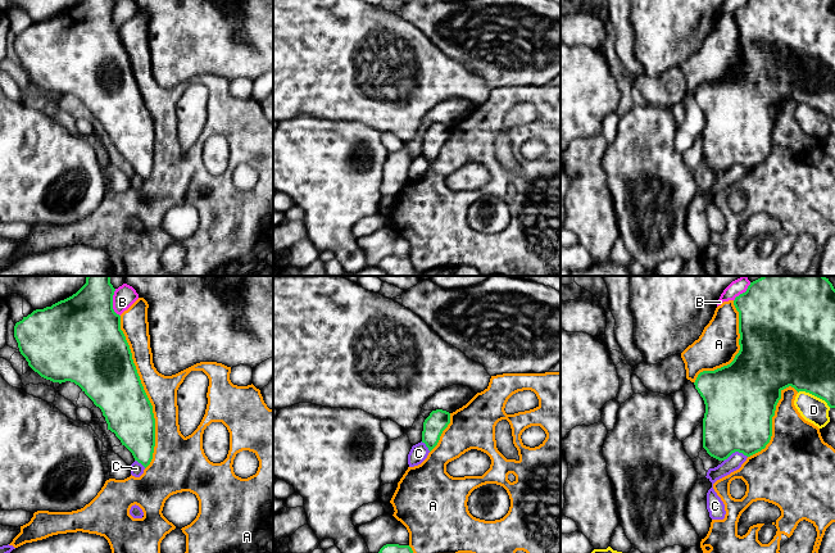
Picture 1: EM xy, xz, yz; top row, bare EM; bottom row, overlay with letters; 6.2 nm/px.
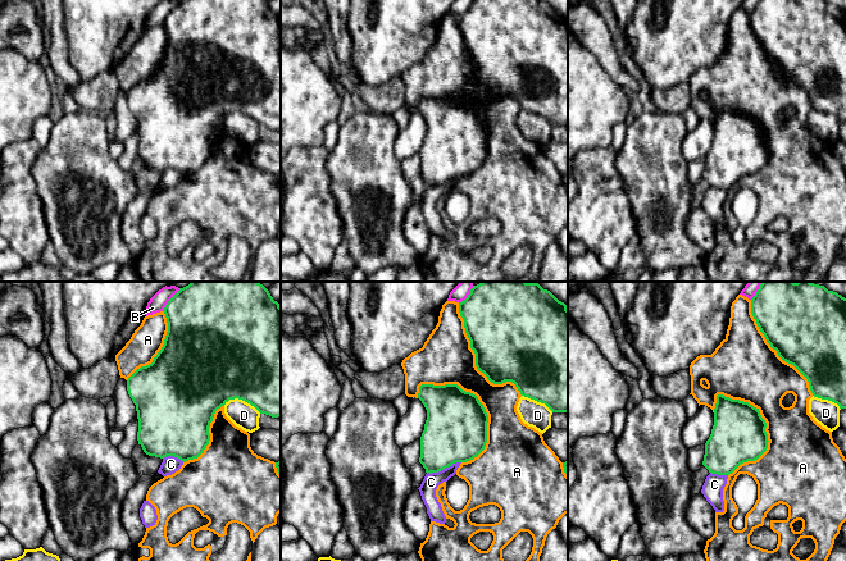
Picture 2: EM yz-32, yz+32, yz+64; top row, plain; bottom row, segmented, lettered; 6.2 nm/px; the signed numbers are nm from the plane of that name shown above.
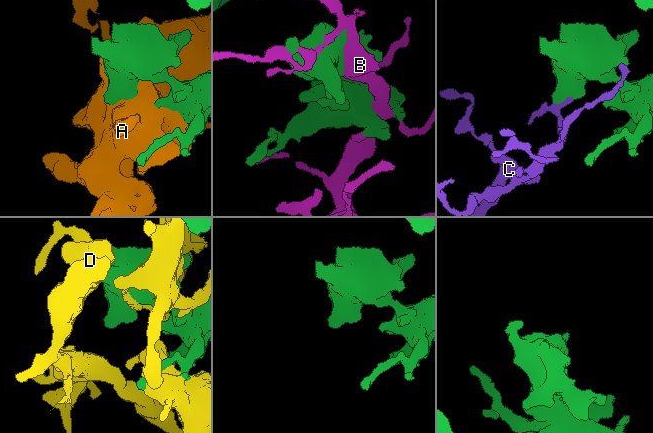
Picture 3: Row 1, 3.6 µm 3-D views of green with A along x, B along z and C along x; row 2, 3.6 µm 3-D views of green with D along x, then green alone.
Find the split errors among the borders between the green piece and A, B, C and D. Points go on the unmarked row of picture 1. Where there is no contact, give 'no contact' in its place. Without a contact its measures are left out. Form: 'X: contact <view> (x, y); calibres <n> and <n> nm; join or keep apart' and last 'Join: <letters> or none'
A: contact xy (145, 105); calibres 360 and 190 nm; keep apart
B: contact xy (112, 16); calibres 460 and 140 nm; keep apart
C: contact yz (735, 163); calibres 420 and 100 nm; keep apart
D: contact yz (815, 108); calibres 380 and 160 nm; keep apart
Join: none

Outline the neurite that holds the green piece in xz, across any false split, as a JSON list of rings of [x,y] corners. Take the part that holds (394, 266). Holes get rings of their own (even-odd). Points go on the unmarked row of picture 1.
[[[386,257],[378,267],[389,276],[454,276],[453,268],[437,268],[418,272],[409,258]]]

